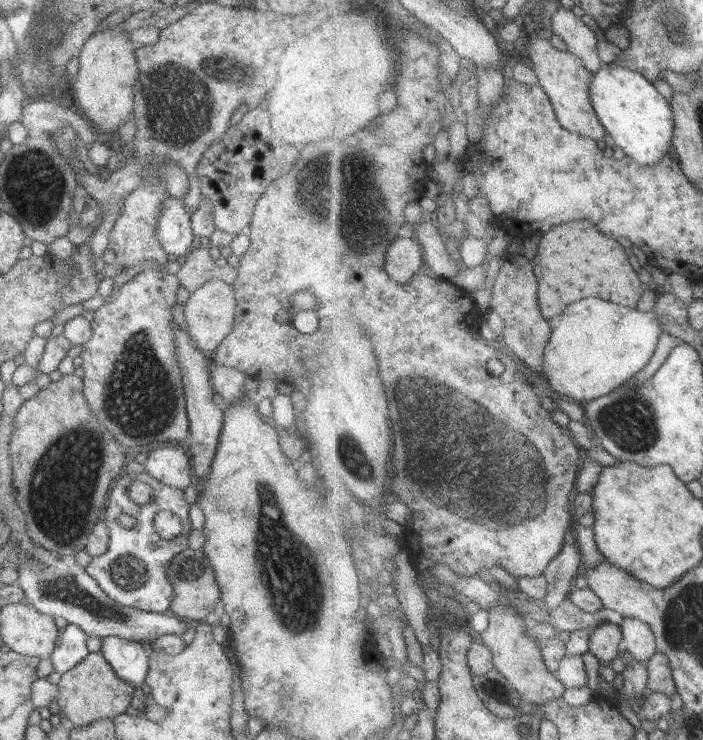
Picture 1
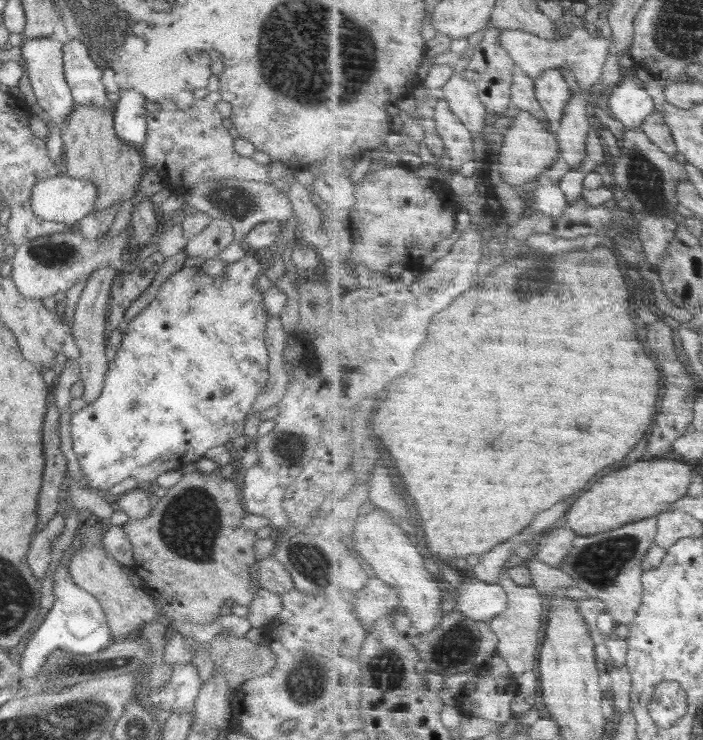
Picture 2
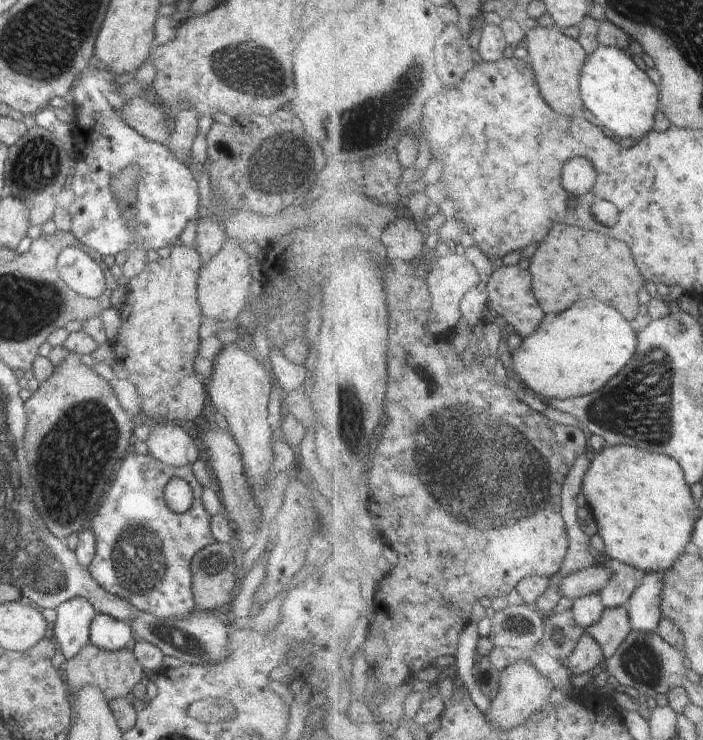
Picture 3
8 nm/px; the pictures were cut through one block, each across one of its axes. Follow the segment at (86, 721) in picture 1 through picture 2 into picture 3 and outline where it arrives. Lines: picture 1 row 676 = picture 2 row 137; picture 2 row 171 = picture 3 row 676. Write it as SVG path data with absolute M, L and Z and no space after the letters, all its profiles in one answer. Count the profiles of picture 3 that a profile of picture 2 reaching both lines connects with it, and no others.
M88 642L78 650L76 656L66 659L62 666L60 672L72 690L80 690L80 686L96 686L100 688L107 702L116 698L125 698L126 694L133 692L138 682L146 682L143 666L136 660L131 646L110 651Z

